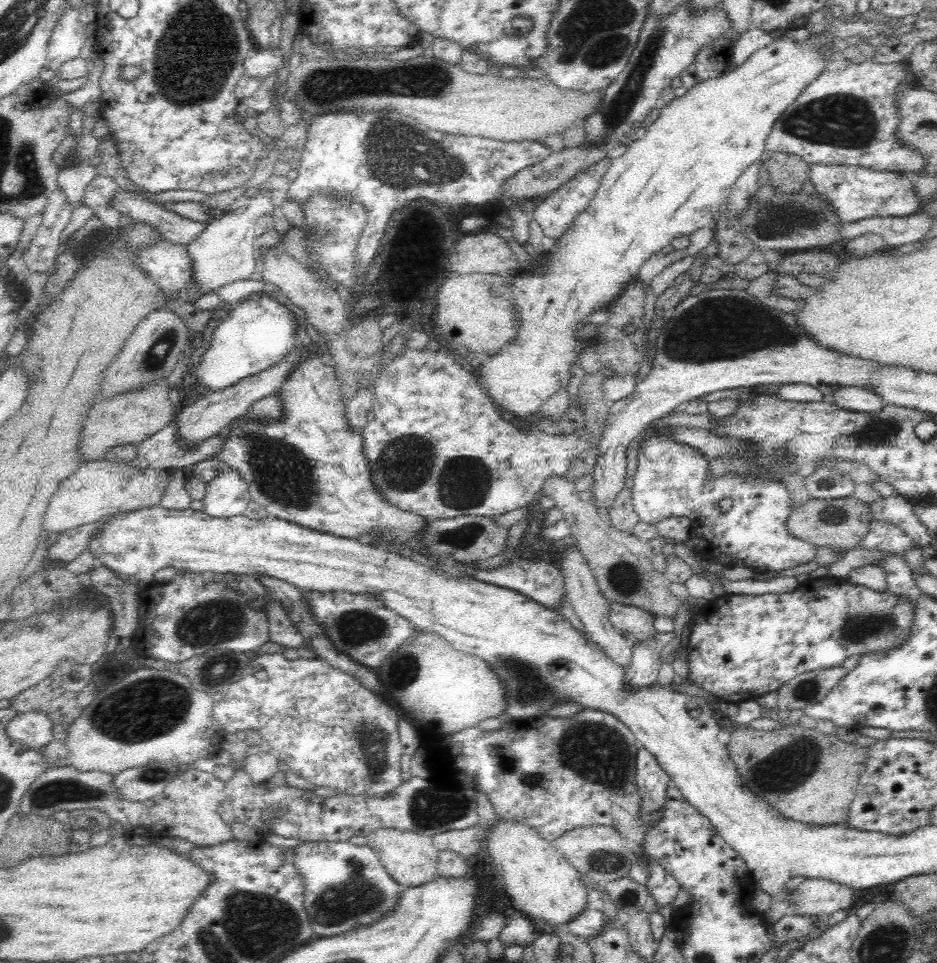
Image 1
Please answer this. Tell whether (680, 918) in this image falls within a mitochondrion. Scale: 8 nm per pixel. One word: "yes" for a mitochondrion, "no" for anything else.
no

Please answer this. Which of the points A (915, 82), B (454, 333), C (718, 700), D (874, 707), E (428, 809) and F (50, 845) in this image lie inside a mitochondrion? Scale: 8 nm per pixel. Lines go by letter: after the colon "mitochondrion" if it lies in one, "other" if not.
A: other
B: other
C: other
D: other
E: mitochondrion
F: other

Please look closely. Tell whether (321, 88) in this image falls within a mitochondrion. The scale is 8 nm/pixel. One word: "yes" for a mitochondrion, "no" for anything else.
yes

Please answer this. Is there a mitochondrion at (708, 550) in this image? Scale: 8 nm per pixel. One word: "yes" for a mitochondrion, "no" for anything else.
no

